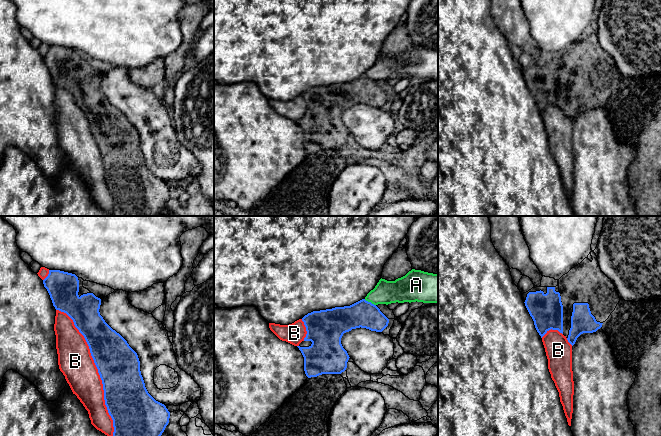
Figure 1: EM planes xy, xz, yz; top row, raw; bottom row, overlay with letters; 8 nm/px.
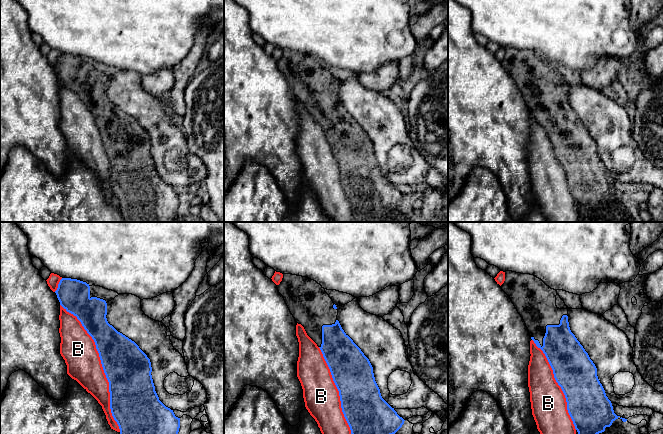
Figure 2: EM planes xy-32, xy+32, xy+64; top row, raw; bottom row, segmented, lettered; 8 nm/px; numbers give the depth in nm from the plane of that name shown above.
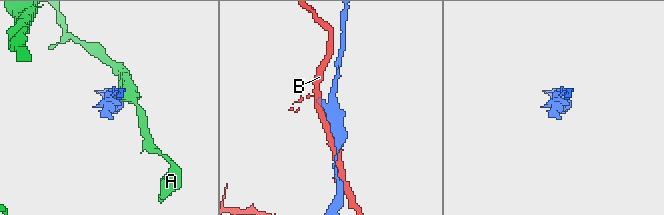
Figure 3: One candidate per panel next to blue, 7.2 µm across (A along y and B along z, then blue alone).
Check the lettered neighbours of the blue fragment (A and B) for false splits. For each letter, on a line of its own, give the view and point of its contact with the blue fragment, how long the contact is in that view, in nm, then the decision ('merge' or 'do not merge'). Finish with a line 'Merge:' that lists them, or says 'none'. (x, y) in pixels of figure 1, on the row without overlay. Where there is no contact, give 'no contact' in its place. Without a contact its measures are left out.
A: xz (370, 78) | 110 nm | do not merge
B: xy (98, 148) | 1150 nm | do not merge
Merge: none

